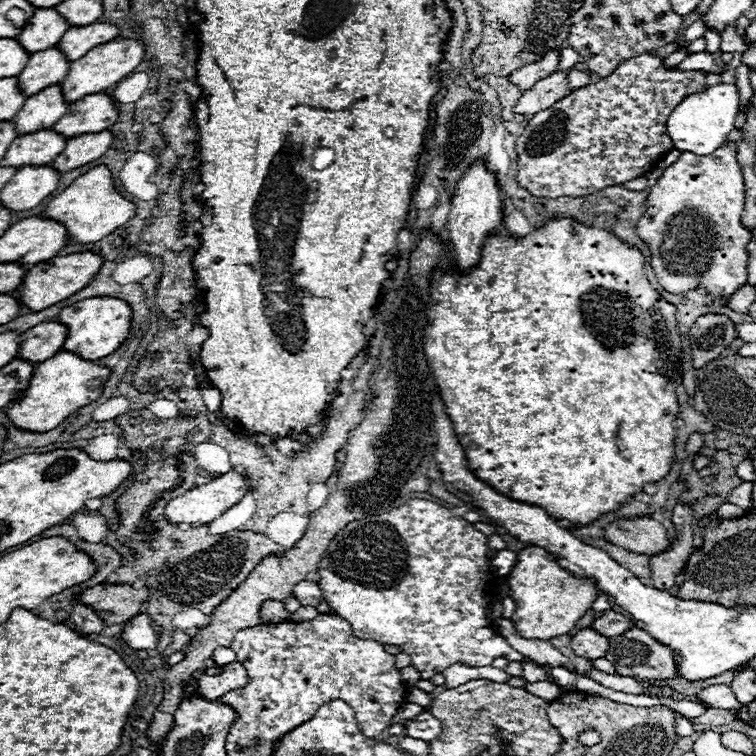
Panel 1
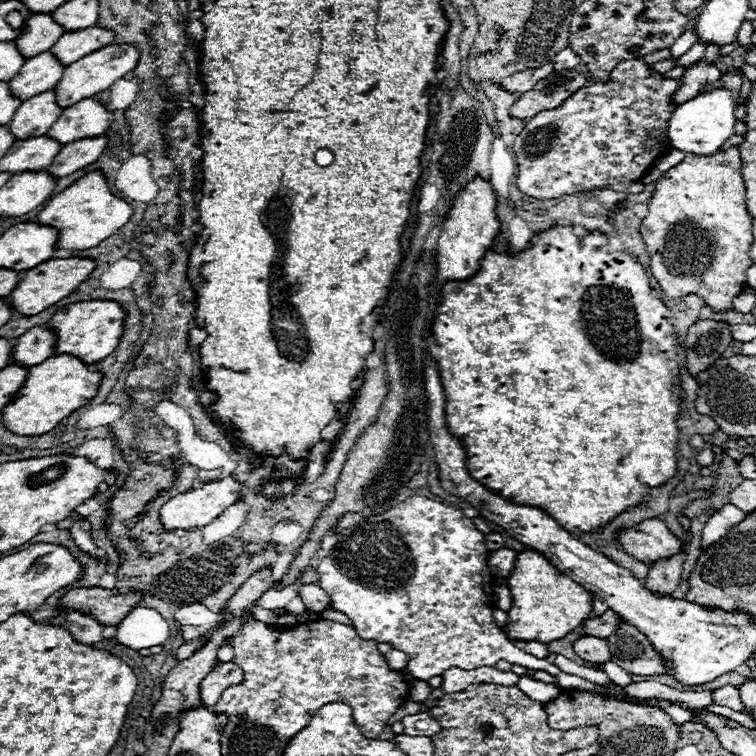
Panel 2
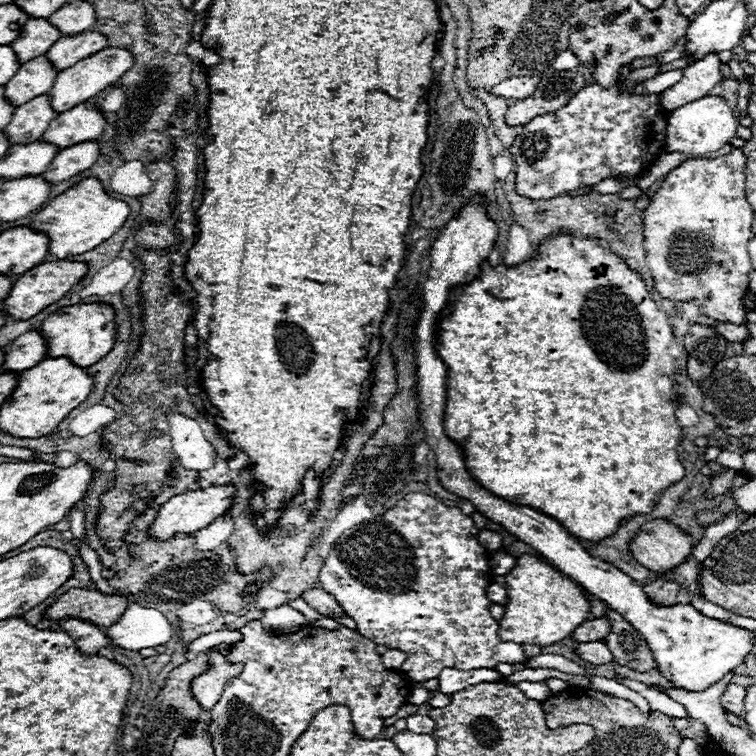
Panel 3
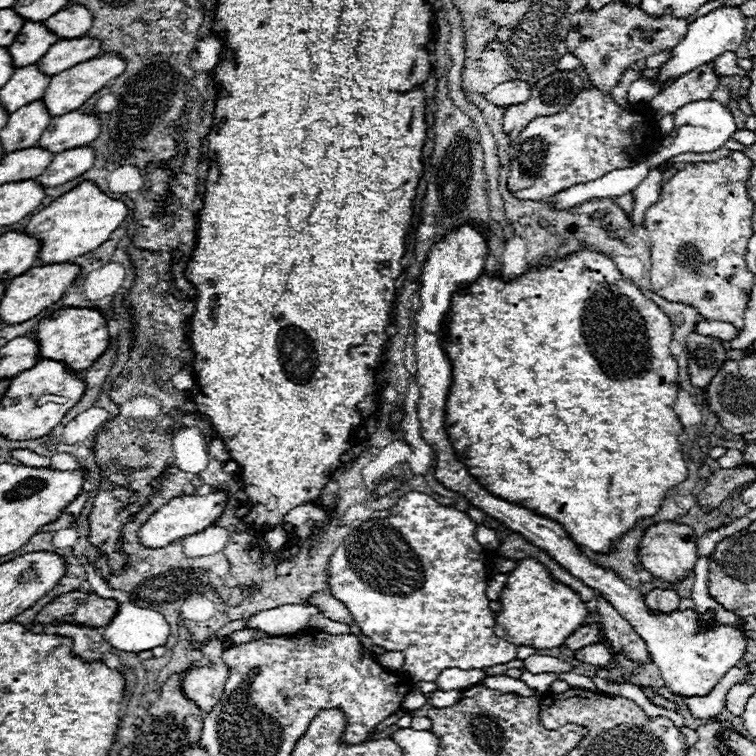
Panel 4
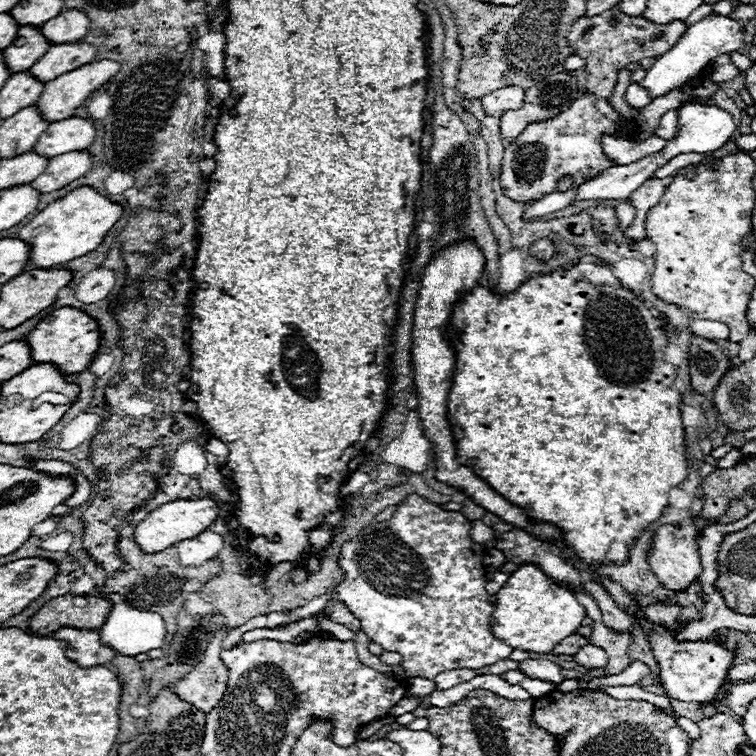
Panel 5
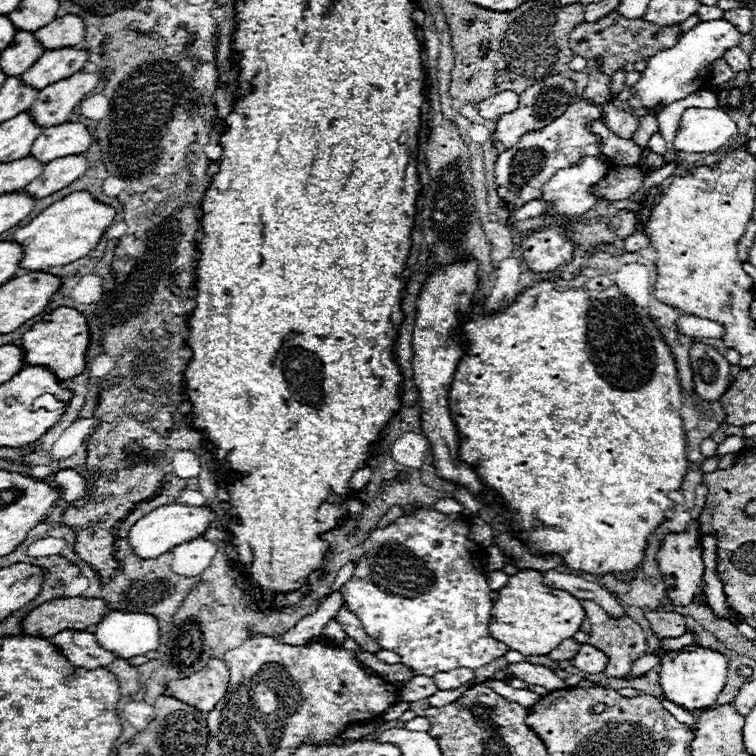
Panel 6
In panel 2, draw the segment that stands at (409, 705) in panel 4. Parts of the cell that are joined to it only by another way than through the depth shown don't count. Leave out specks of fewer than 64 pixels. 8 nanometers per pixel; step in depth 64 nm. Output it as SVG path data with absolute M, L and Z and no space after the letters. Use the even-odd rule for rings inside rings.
M414 680L410 684L410 696L408 696L408 700L412 700L412 702L424 702L424 700L428 700L430 692L432 692L432 688L426 682Z

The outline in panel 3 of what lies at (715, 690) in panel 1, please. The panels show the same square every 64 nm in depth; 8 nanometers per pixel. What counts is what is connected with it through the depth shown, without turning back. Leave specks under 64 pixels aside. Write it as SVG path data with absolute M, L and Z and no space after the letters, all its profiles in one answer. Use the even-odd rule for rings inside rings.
M730 684L722 696L722 706L728 712L740 716L744 712L744 698L746 698L746 688L738 684Z

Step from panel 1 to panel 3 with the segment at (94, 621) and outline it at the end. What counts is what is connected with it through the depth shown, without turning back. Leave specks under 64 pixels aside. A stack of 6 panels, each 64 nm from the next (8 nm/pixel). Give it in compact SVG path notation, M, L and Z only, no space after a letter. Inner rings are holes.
M68 618L60 624L60 630L64 630L68 636L72 636L76 648L82 654L96 656L96 654L100 654L102 648L110 646L110 640L104 636L102 628L94 626L92 622L86 622L86 620Z

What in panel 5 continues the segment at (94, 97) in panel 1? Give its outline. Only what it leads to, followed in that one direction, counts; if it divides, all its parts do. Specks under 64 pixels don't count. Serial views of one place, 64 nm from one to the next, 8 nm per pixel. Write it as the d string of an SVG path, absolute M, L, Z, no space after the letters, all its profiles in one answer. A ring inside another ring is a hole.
M66 118L62 122L52 122L46 132L34 144L34 152L46 158L54 158L66 152L86 150L96 138L96 128L84 118Z

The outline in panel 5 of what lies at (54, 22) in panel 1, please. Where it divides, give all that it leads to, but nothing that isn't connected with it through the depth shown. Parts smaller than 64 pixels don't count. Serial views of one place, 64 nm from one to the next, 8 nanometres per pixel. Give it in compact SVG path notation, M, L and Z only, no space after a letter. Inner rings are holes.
M20 28L16 40L2 50L2 56L6 60L6 66L10 74L28 70L38 58L44 56L44 52L50 48L46 40L42 40L42 34L38 28Z

